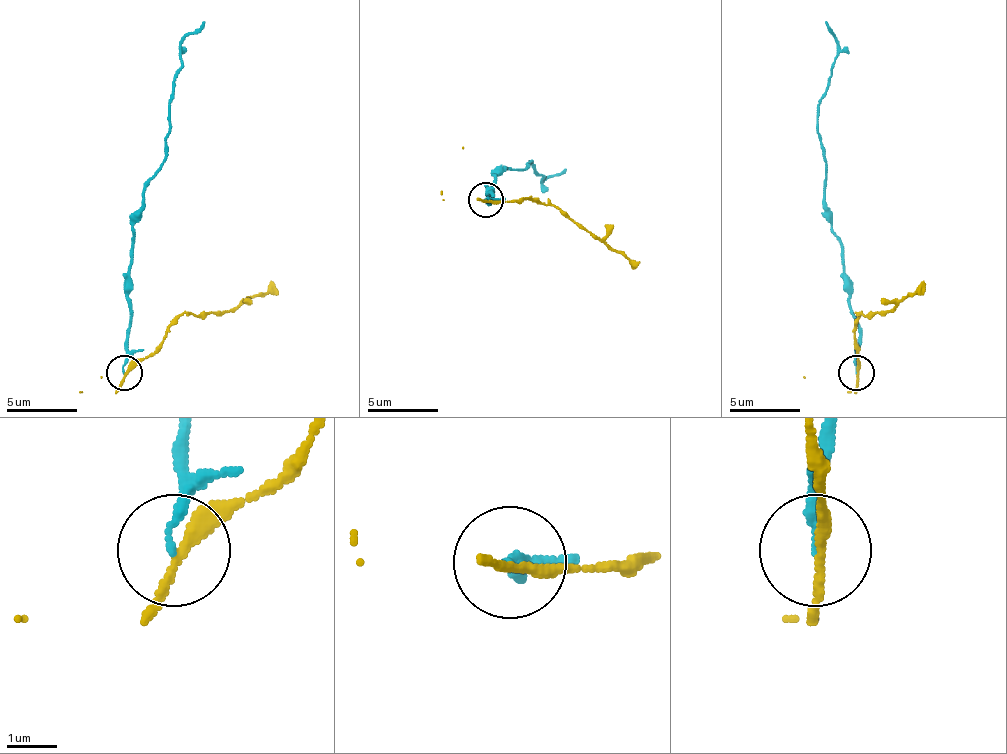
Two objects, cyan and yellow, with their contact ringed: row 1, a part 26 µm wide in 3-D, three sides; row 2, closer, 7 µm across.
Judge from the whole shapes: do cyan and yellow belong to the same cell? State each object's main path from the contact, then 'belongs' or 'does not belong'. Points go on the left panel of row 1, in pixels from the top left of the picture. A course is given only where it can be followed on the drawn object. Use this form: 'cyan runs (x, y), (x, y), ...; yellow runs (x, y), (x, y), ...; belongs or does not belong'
cyan runs (123, 371), (134, 212), (141, 205), (141, 191), (162, 162), (180, 42), (205, 21); yellow runs (123, 371), (141, 364), (183, 315), (233, 311), (261, 297), (272, 279); does not belong

